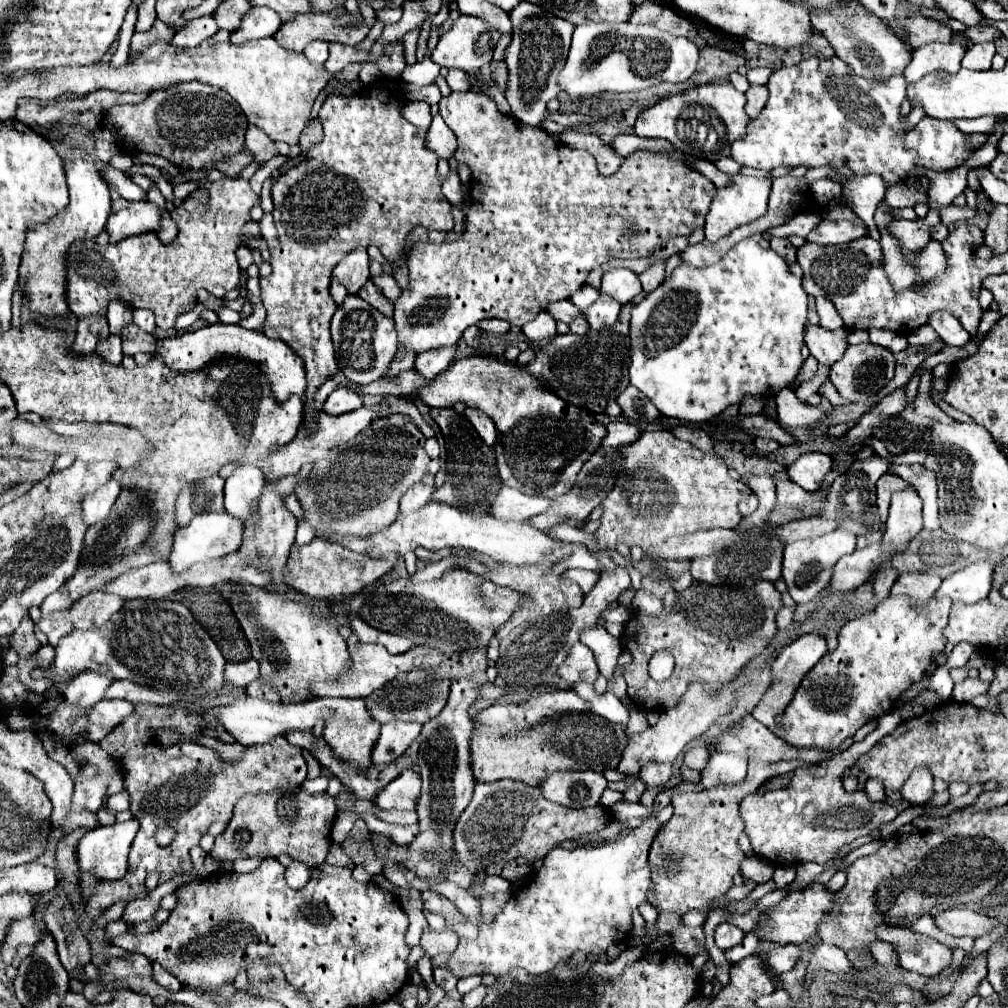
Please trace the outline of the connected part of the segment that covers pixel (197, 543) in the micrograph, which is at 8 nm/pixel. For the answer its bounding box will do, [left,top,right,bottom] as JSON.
[168,509,244,571]

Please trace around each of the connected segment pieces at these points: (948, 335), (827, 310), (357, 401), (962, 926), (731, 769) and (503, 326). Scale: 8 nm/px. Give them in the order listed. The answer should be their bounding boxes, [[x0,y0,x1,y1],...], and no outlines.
[[930,311,970,347],[816,297,844,331],[324,389,363,415],[935,909,997,939],[700,753,746,789],[478,319,510,335]]

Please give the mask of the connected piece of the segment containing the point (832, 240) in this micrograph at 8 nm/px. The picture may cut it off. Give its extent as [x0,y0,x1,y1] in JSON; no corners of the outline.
[806,219,868,245]

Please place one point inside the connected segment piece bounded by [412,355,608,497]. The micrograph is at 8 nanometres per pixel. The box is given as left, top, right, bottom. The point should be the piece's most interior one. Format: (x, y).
(543, 442)

